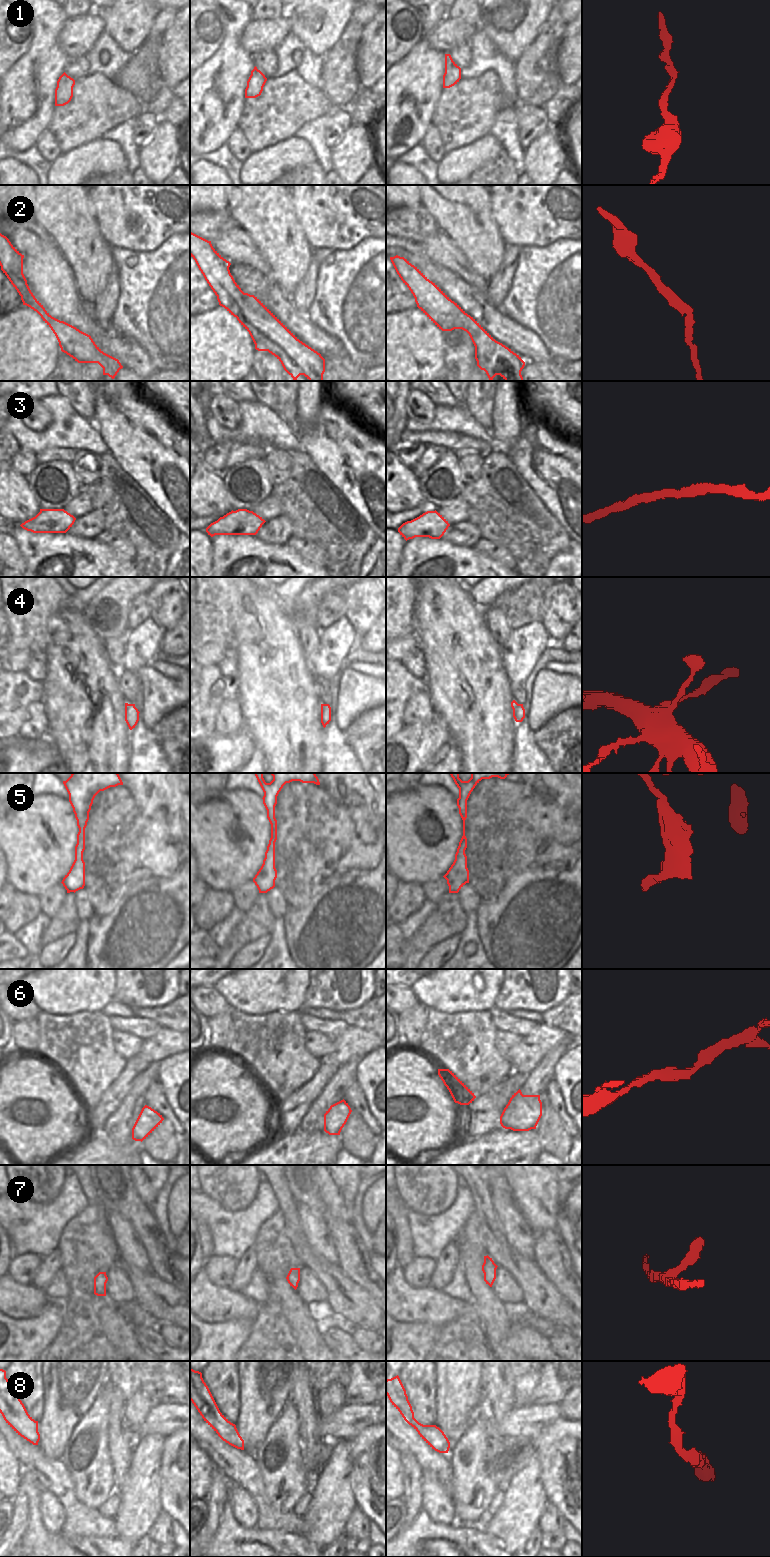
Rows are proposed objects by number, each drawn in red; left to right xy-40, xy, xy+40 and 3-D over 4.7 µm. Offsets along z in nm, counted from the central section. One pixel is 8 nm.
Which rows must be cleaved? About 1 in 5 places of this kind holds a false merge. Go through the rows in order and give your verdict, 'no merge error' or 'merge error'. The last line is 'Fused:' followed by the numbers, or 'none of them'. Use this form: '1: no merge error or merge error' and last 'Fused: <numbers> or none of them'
1: no merge error
2: no merge error
3: no merge error
4: no merge error
5: no merge error
6: no merge error
7: no merge error
8: no merge error
Fused: none of them

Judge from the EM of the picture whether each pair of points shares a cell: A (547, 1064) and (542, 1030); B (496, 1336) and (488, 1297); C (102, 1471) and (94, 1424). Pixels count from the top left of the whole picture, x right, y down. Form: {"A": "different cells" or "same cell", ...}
{"A": "different cells", "B": "same cell", "C": "same cell"}

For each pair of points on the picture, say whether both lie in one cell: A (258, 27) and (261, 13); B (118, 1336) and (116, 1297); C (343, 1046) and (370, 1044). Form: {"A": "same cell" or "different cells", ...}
{"A": "different cells", "B": "different cells", "C": "same cell"}

